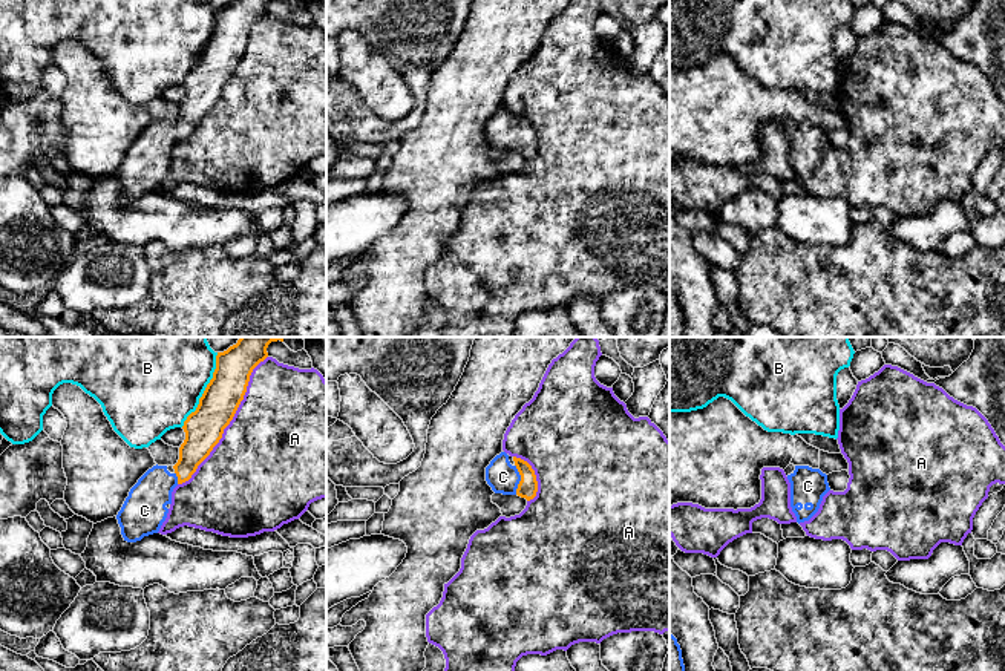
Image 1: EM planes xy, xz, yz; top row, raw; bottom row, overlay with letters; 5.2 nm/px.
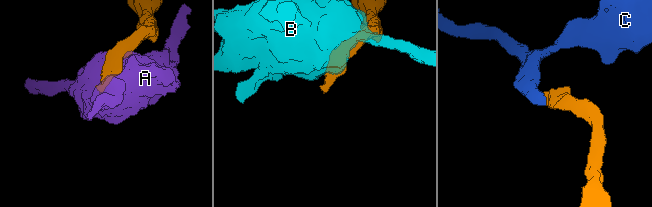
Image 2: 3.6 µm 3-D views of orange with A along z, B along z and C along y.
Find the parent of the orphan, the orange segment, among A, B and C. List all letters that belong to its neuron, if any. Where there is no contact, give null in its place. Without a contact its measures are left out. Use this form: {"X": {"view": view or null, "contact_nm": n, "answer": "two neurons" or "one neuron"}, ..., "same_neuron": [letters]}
{"A": {"view": "xy", "contact_nm": 800, "answer": "two neurons"}, "B": {"view": "xy", "contact_nm": 440, "answer": "two neurons"}, "C": {"view": "xz", "contact_nm": 160, "answer": "one neuron"}, "same_neuron": ["C"]}

